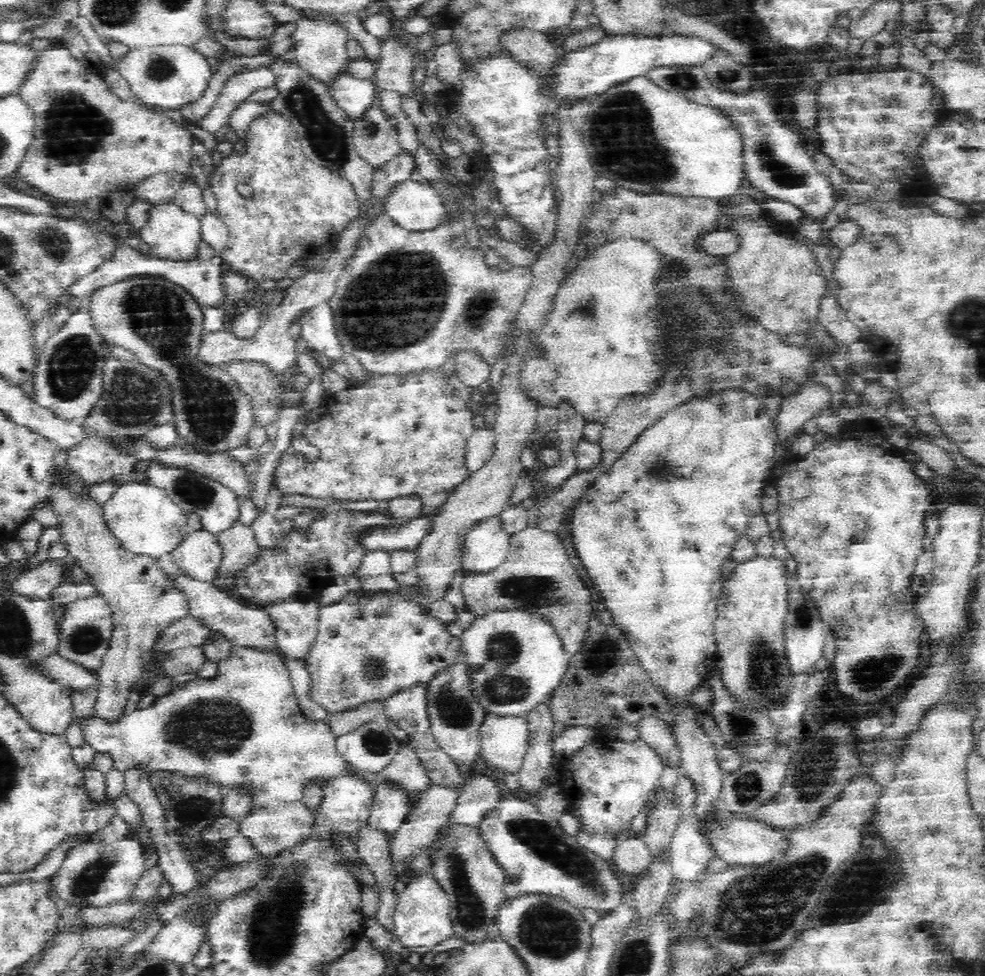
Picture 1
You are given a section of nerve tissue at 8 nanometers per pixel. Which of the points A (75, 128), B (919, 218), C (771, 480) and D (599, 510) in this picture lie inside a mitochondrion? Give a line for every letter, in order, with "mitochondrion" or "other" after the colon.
A: mitochondrion
B: other
C: other
D: other

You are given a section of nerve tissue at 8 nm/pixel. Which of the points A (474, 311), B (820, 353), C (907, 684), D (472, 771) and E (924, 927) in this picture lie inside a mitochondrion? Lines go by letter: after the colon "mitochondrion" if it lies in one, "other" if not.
A: mitochondrion
B: other
C: other
D: other
E: other

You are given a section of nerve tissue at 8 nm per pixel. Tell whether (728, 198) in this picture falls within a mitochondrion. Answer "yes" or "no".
no

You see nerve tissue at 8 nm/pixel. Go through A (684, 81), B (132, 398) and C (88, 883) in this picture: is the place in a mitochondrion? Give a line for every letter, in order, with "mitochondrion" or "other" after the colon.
A: mitochondrion
B: mitochondrion
C: mitochondrion

